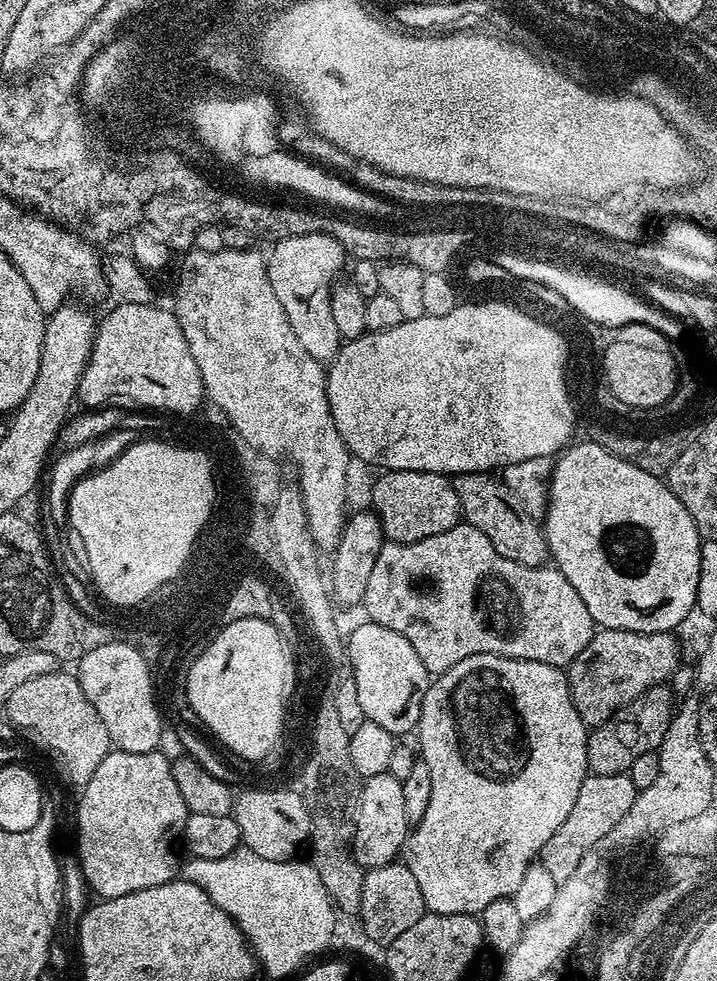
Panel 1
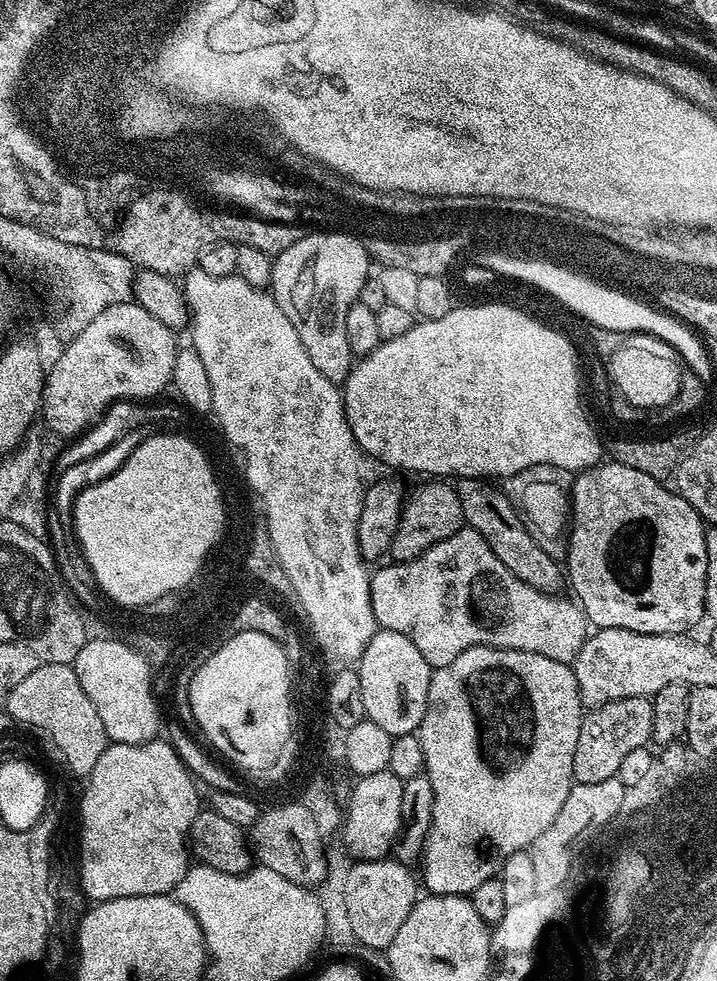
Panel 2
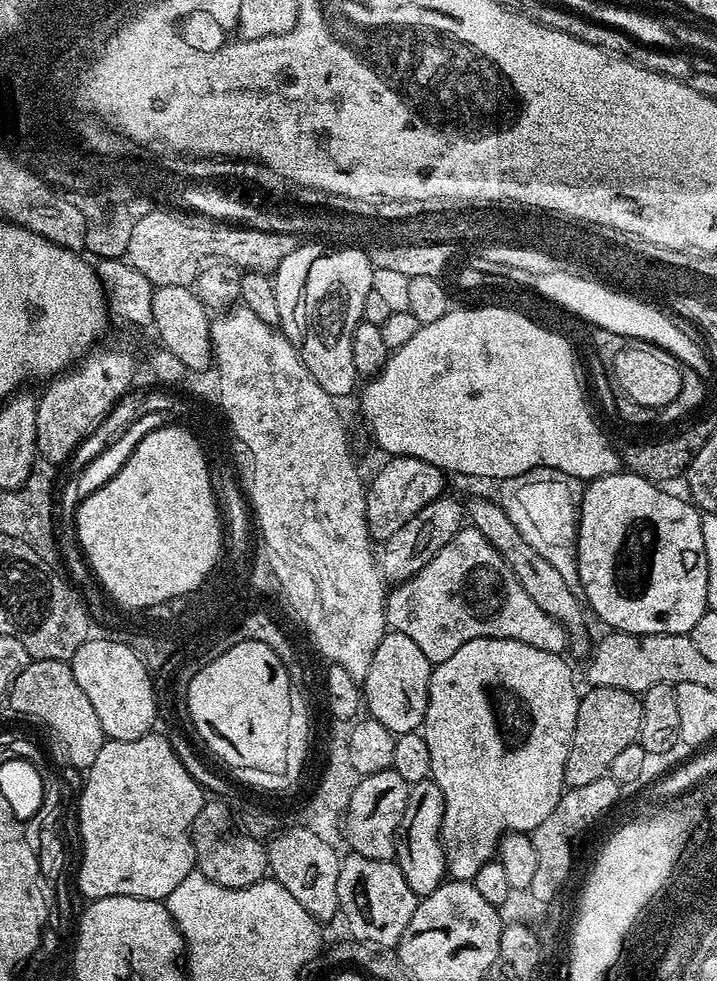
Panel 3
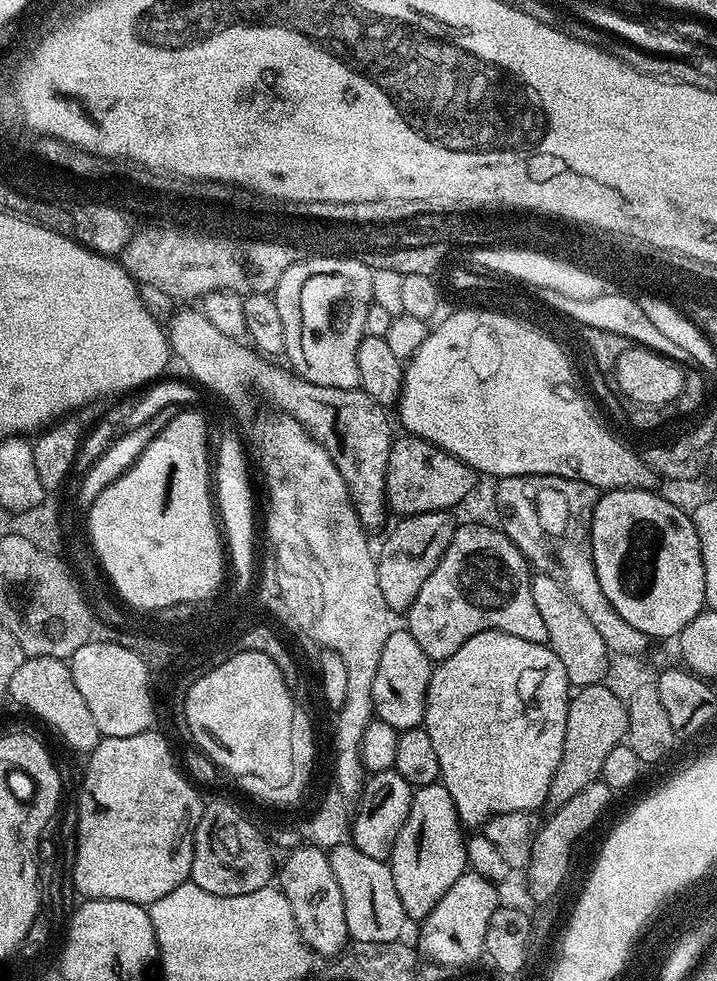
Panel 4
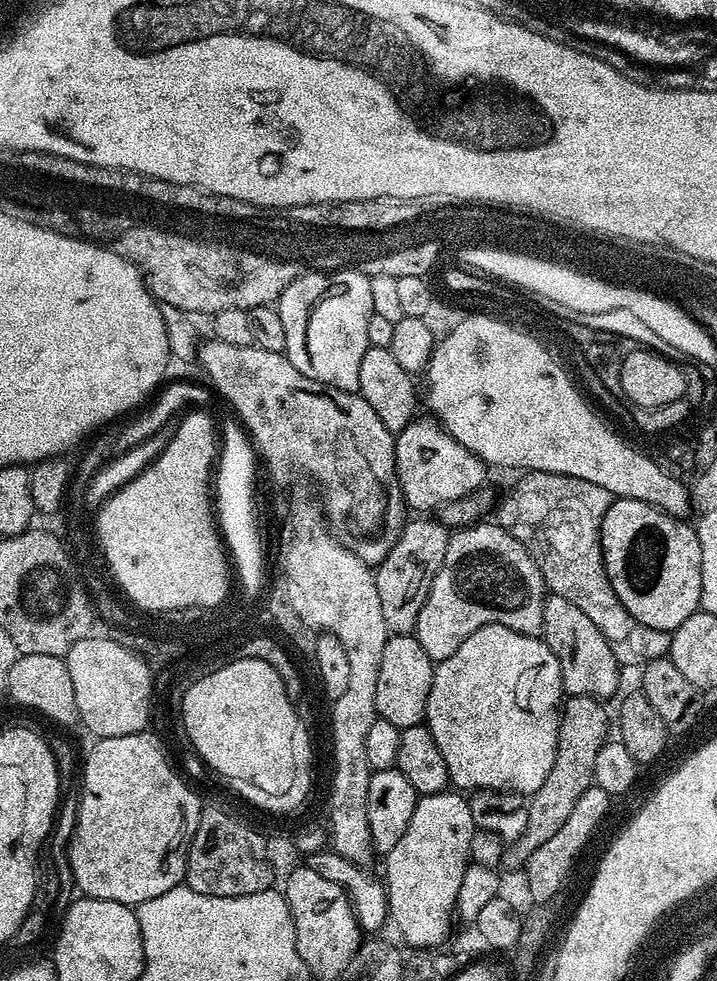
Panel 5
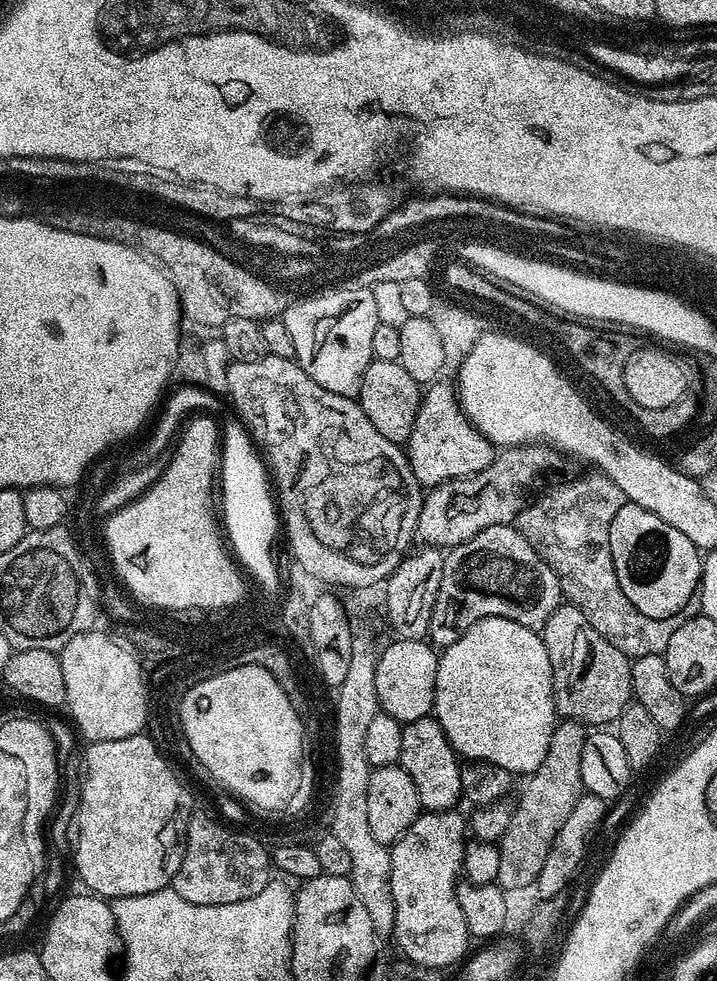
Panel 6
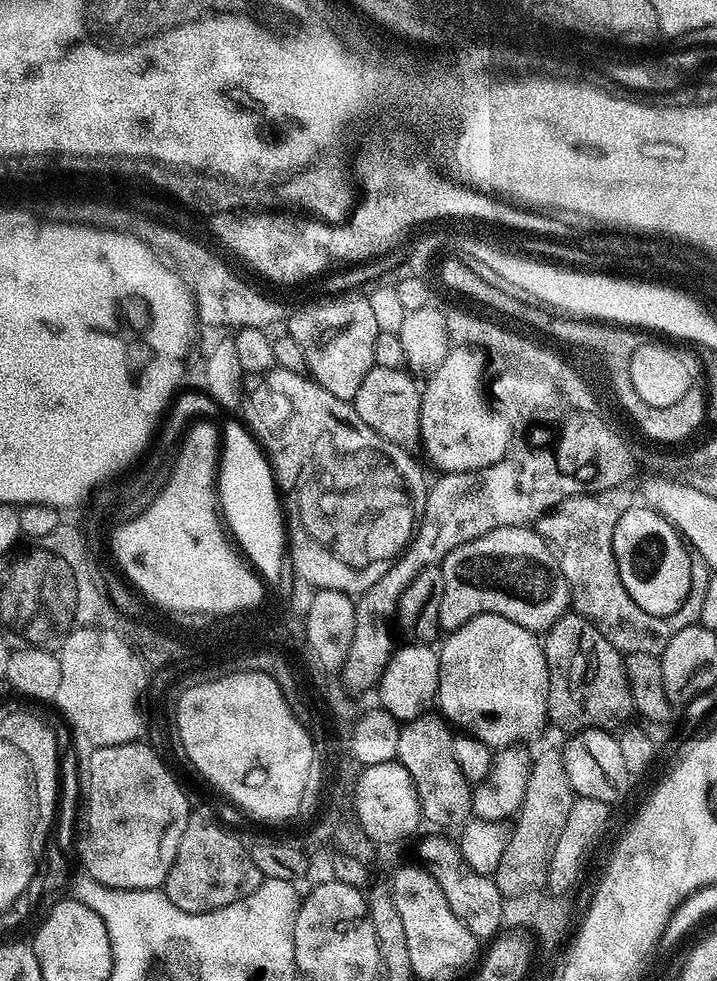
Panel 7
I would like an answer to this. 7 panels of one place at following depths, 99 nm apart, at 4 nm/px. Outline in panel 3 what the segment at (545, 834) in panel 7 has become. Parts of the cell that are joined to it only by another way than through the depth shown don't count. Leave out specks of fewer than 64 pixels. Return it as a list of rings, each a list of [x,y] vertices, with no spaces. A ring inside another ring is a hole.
[[[589,687],[580,697],[578,718],[574,722],[574,734],[566,758],[564,782],[567,787],[586,786],[586,782],[598,782],[609,775],[612,763],[626,746],[637,743],[642,725],[641,697],[634,692],[617,688]]]

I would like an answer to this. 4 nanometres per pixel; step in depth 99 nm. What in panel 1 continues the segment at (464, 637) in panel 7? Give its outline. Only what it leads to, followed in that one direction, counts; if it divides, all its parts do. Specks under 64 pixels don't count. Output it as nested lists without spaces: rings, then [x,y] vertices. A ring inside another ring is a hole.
[[[474,654],[470,658],[462,658],[462,662],[458,662],[454,666],[450,666],[450,670],[439,673],[429,683],[424,701],[422,702],[422,710],[420,711],[420,723],[418,725],[418,733],[420,732],[420,748],[418,744],[418,752],[422,757],[422,763],[430,770],[430,802],[426,806],[426,814],[422,814],[420,821],[409,831],[408,841],[402,849],[402,862],[405,864],[412,874],[414,874],[415,881],[418,882],[418,887],[422,890],[422,900],[425,903],[427,911],[438,915],[470,915],[476,916],[486,906],[490,906],[490,902],[498,902],[498,898],[512,898],[517,890],[519,884],[522,882],[524,871],[530,864],[539,857],[541,850],[549,841],[550,836],[554,834],[562,822],[566,821],[566,816],[570,810],[574,810],[574,801],[578,799],[578,790],[582,790],[582,782],[588,775],[588,734],[589,727],[582,722],[582,718],[578,714],[578,710],[574,710],[574,702],[570,698],[570,686],[568,685],[568,673],[564,668],[555,668],[546,662],[530,662],[529,660],[519,660],[518,658],[506,658],[505,656],[495,656],[494,654]]]

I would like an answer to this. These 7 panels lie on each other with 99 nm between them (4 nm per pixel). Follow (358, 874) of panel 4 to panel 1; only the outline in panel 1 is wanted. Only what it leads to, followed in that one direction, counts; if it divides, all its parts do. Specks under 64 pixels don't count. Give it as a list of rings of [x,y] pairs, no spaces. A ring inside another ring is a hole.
[[[395,860],[386,866],[371,868],[365,873],[358,918],[371,939],[391,943],[414,926],[426,911],[422,890],[419,889],[414,874],[403,862]]]

